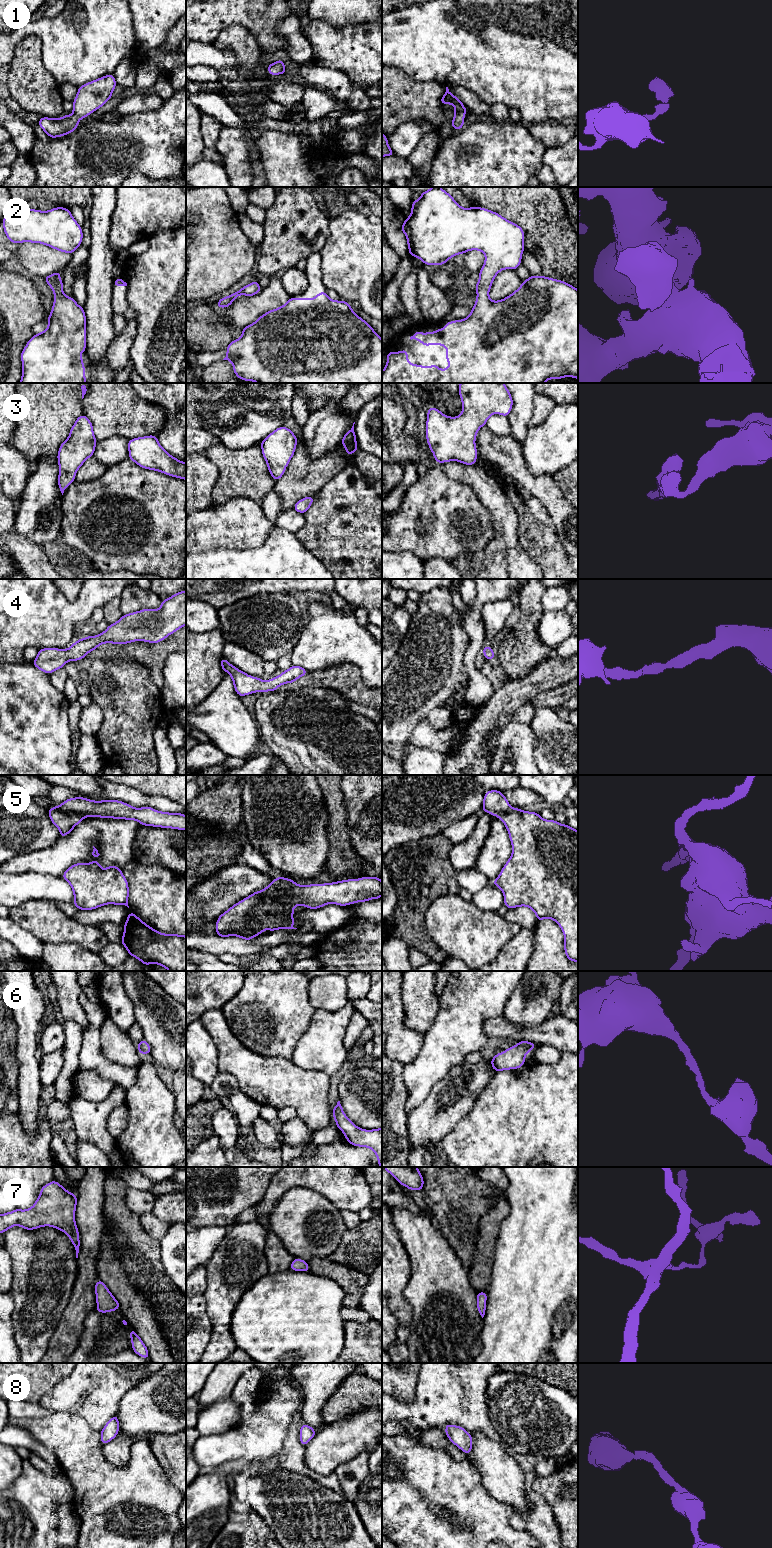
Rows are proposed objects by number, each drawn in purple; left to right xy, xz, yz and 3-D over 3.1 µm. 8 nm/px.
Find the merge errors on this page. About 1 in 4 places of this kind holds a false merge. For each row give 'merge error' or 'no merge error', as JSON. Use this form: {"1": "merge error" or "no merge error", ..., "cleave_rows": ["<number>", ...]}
{"1": "no merge error", "2": "no merge error", "3": "no merge error", "4": "no merge error", "5": "merge error", "6": "no merge error", "7": "no merge error", "8": "no merge error", "cleave_rows": ["5"]}

